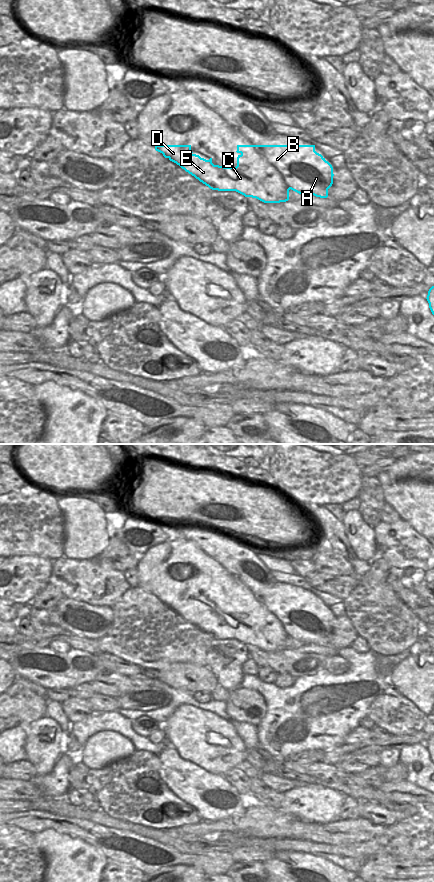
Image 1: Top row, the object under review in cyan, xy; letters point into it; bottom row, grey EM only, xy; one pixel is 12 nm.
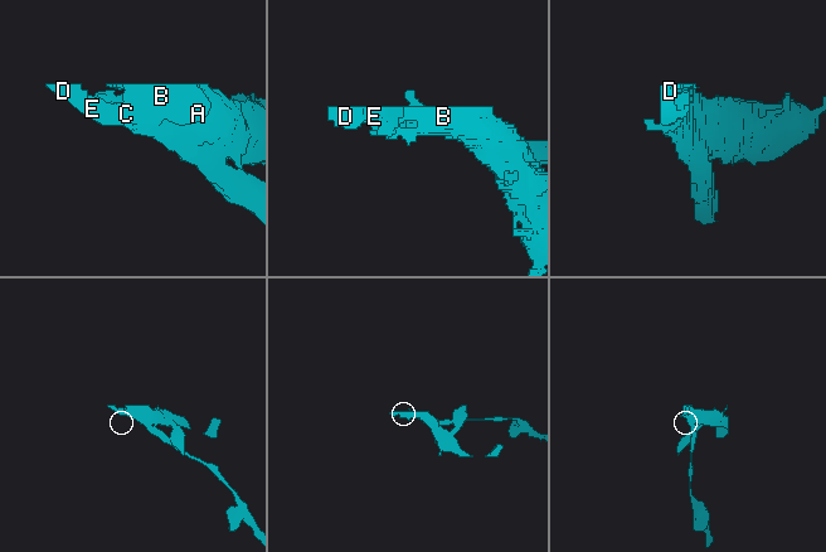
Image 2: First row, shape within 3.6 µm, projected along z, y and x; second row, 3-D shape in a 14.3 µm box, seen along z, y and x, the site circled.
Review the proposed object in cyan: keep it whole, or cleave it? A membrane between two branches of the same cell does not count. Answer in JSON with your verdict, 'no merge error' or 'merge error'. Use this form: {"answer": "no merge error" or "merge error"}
{"answer": "merge error"}

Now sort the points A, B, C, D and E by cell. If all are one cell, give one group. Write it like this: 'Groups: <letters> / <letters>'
Groups: A B / C D E

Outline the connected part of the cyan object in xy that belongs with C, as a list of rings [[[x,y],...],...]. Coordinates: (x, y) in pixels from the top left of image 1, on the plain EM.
[[[155,593],[155,598],[162,601],[165,606],[168,606],[170,609],[179,613],[182,617],[212,638],[236,639],[245,645],[256,646],[264,651],[280,651],[289,648],[290,636],[287,634],[283,623],[278,616],[273,614],[265,605],[267,602],[288,601],[289,593],[237,593],[236,600],[239,603],[237,605],[236,615],[214,613],[212,611],[212,606],[206,608],[199,603],[194,602],[191,599],[191,593]]]

